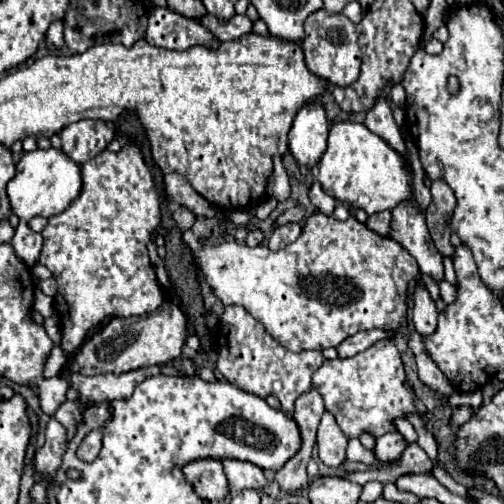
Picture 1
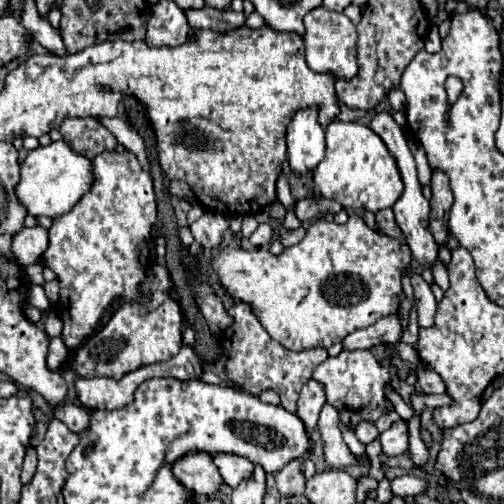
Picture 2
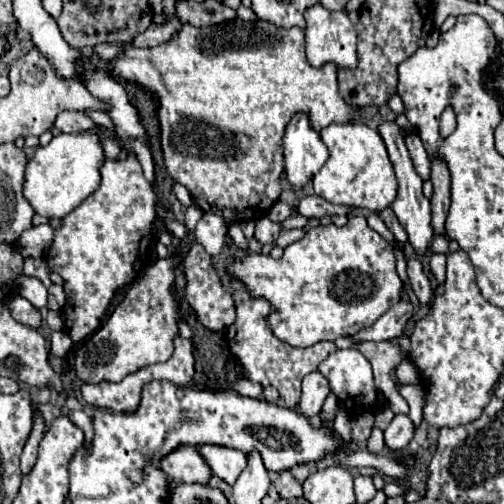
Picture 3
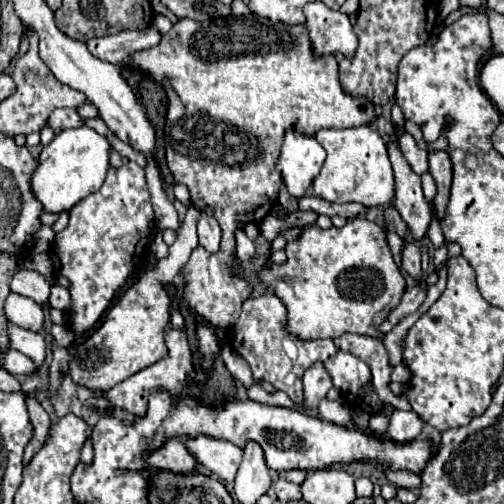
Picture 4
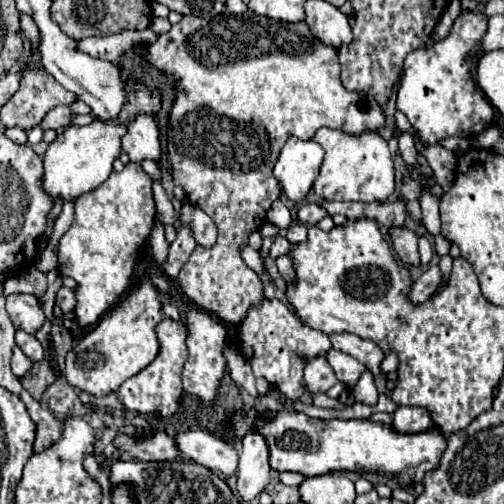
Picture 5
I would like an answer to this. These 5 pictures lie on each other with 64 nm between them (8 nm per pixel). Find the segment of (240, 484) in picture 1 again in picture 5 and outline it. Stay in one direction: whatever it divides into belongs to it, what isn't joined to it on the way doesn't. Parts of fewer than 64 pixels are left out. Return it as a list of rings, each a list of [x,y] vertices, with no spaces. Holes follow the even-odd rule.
[[[184,430],[174,434],[176,448],[184,458],[190,458],[212,472],[218,474],[234,474],[238,466],[238,452],[232,444],[222,438],[216,438],[204,430]]]

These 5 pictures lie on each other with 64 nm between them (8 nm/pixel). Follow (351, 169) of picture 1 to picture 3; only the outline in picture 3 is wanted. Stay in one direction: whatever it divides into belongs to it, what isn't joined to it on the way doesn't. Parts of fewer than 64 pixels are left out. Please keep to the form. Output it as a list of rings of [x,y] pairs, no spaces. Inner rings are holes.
[[[362,122],[344,126],[330,124],[324,130],[320,130],[320,140],[326,144],[330,156],[322,170],[314,176],[314,192],[318,196],[334,204],[368,208],[372,212],[380,212],[394,202],[398,182],[378,130],[372,130]]]

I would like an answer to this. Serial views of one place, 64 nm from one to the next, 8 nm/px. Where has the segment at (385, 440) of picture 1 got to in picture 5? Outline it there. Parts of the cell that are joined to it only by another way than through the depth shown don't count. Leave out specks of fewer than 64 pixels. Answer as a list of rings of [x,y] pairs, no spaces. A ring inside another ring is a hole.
[[[398,406],[398,410],[394,412],[394,420],[392,420],[394,430],[398,432],[424,432],[432,426],[432,418],[430,412],[426,408],[416,408],[416,406]]]

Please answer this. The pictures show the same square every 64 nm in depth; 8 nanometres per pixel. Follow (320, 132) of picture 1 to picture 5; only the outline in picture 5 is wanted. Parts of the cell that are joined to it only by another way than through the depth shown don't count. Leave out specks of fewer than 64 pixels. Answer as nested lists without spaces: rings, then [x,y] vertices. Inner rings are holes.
[[[290,138],[274,166],[274,176],[278,178],[282,192],[286,194],[288,200],[292,202],[302,202],[306,200],[320,164],[324,158],[324,150],[320,144],[314,140],[300,140],[300,138]]]

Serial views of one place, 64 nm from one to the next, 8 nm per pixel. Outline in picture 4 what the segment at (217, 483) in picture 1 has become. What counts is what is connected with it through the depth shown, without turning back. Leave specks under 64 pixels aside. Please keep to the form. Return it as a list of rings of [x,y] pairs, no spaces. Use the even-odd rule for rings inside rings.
[[[168,438],[160,448],[146,454],[144,462],[152,468],[164,468],[178,474],[192,474],[196,470],[194,456],[178,438]]]

